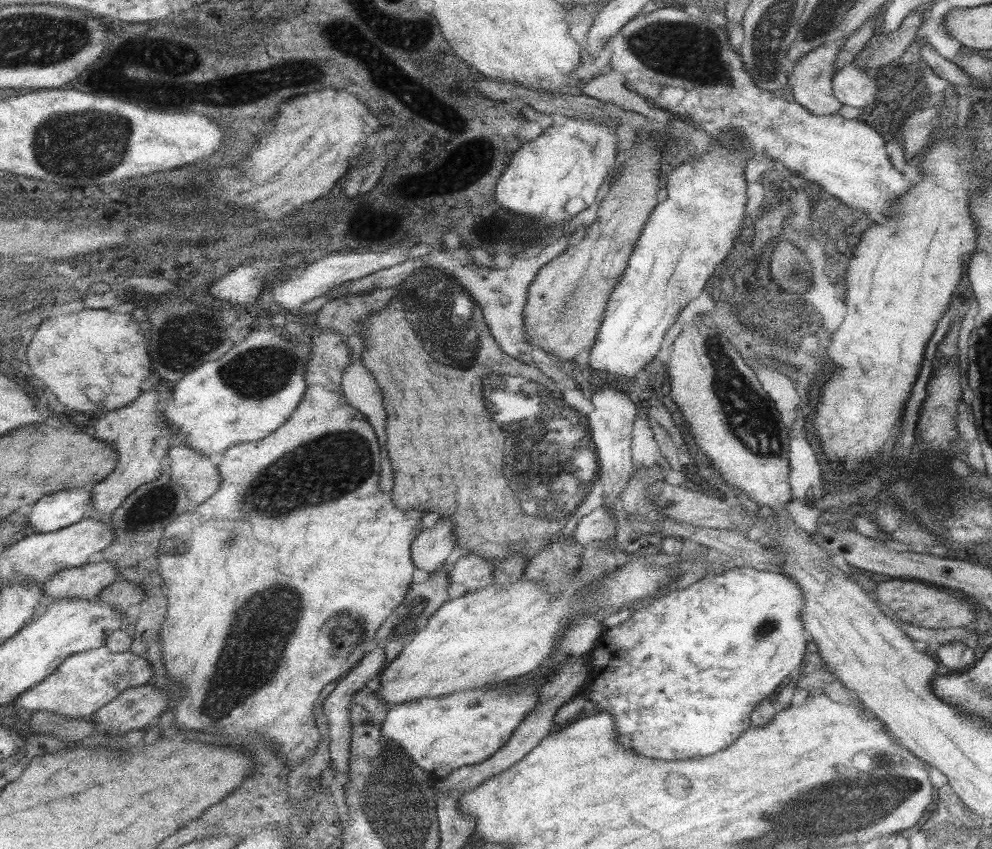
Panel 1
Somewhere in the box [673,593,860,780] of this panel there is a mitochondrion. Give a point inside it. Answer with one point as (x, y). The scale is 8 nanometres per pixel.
(766, 627)

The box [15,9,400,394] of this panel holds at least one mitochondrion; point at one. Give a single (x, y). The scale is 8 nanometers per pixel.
(90, 143)

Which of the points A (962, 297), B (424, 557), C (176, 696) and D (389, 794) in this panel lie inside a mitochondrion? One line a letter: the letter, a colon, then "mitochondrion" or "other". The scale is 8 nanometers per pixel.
A: other
B: other
C: other
D: mitochondrion

